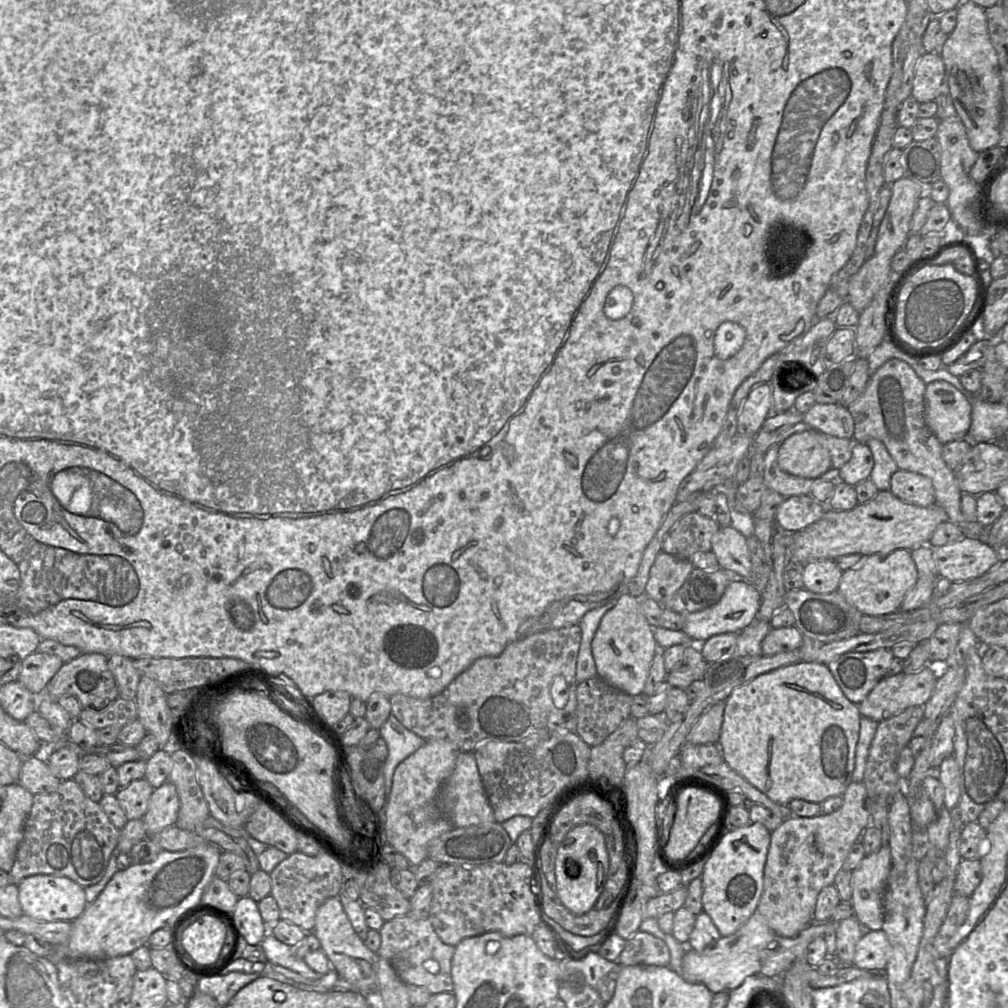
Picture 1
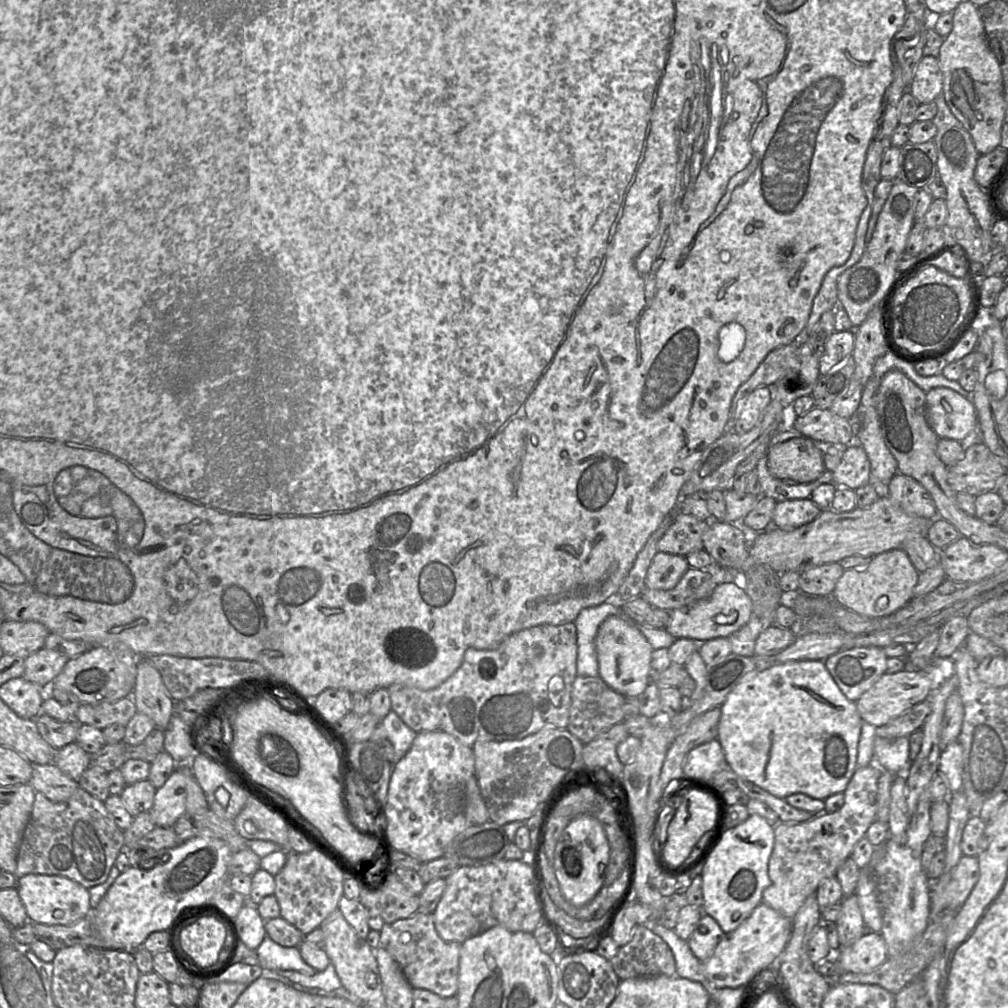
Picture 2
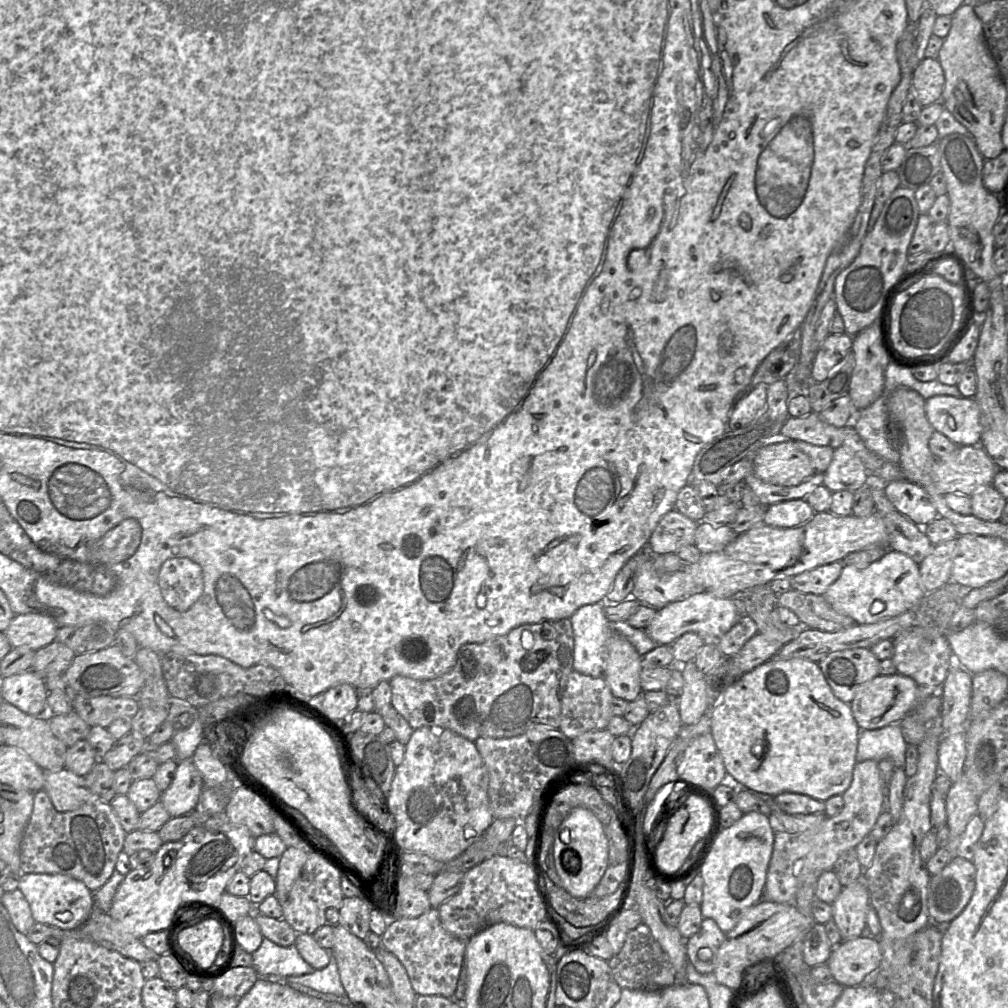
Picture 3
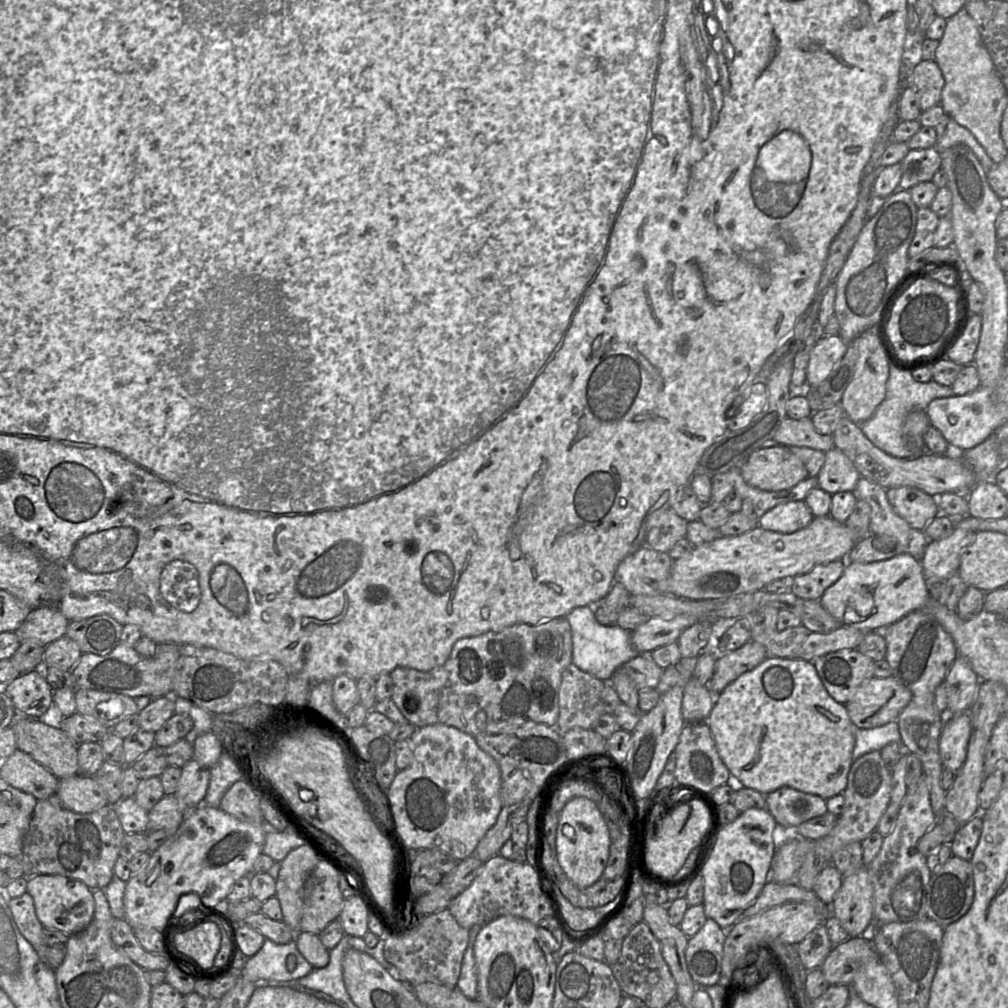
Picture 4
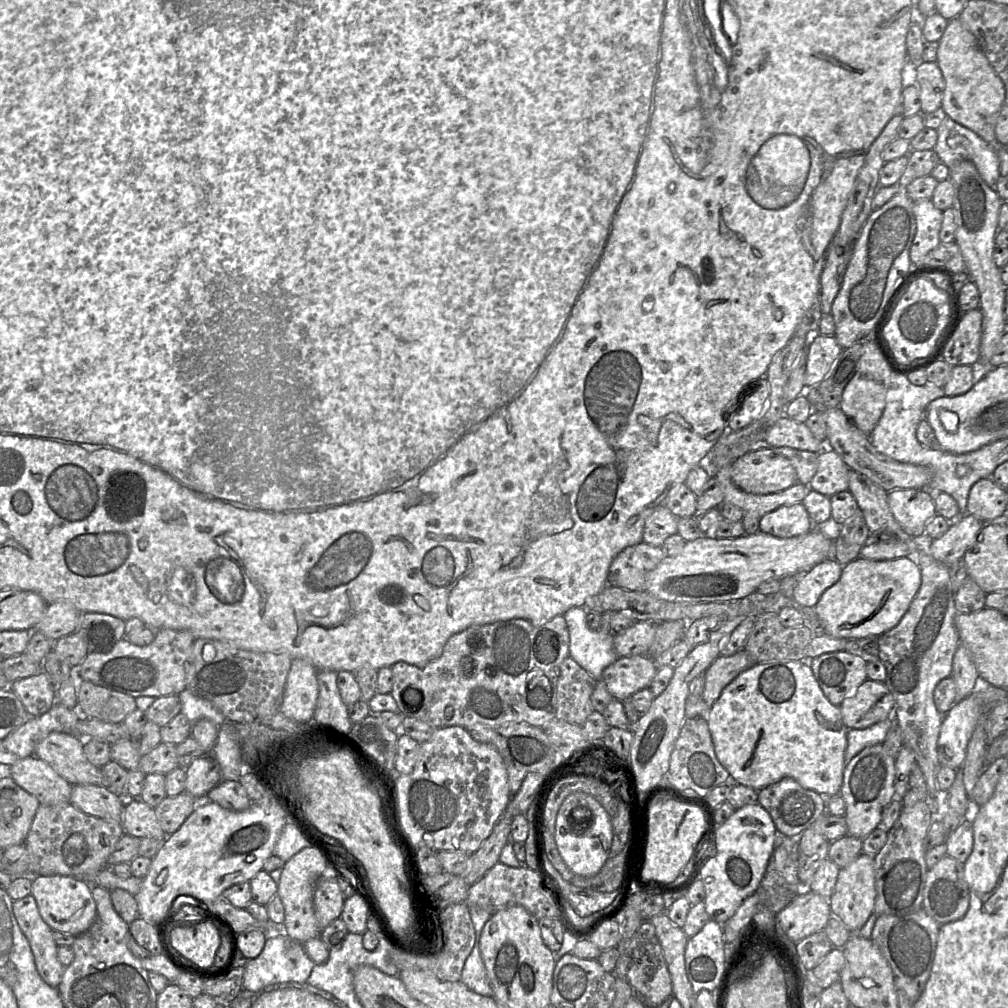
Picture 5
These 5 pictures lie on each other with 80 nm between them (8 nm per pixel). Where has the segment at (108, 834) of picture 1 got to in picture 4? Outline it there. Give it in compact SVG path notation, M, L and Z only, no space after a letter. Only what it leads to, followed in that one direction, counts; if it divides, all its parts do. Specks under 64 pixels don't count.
M56 794L37 801L22 844L21 861L24 876L63 875L82 881L90 889L104 889L114 877L113 868L125 832L114 805L106 805L92 813L75 813L64 808Z

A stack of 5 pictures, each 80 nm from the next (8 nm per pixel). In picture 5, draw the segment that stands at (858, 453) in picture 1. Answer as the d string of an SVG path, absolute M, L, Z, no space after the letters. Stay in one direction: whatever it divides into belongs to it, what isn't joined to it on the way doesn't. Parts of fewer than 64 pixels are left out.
M825 448L817 456L817 471L808 485L811 490L831 497L848 490L850 470L834 450Z

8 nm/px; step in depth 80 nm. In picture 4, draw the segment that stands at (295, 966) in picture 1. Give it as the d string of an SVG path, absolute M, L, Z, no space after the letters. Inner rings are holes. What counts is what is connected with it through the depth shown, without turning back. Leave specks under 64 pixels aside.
M265 939L261 949L249 958L241 975L254 983L260 979L290 981L300 979L312 970L313 966L297 949L295 939L286 944L278 944ZM290 955L295 956L297 961L292 971L286 966L286 960Z

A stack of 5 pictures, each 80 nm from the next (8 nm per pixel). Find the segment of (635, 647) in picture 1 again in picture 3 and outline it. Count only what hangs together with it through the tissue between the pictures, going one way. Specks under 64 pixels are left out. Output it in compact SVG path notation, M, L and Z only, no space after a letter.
M612 634L606 642L607 660L604 679L613 696L628 702L642 695L640 672L643 657L624 636Z

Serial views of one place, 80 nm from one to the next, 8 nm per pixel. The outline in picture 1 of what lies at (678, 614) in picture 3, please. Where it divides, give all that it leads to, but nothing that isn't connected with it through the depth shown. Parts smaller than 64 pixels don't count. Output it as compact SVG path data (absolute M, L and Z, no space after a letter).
M733 576L732 581L716 604L697 612L682 614L684 616L682 631L695 644L701 644L719 634L739 633L757 619L760 604L761 592L747 580Z

